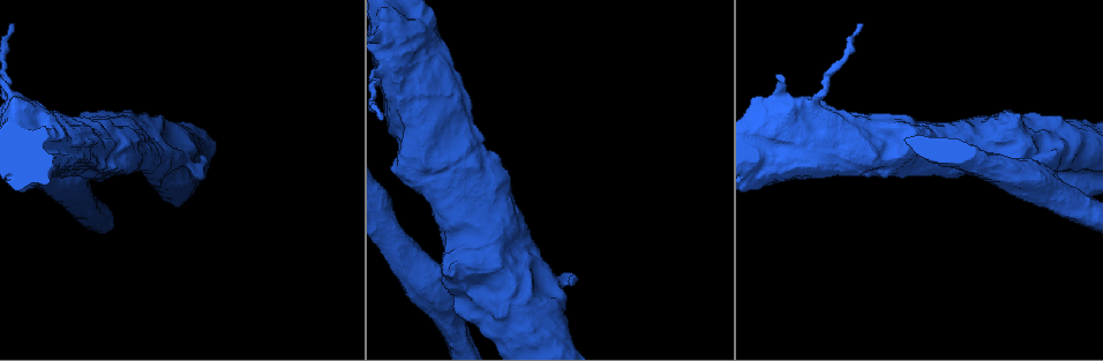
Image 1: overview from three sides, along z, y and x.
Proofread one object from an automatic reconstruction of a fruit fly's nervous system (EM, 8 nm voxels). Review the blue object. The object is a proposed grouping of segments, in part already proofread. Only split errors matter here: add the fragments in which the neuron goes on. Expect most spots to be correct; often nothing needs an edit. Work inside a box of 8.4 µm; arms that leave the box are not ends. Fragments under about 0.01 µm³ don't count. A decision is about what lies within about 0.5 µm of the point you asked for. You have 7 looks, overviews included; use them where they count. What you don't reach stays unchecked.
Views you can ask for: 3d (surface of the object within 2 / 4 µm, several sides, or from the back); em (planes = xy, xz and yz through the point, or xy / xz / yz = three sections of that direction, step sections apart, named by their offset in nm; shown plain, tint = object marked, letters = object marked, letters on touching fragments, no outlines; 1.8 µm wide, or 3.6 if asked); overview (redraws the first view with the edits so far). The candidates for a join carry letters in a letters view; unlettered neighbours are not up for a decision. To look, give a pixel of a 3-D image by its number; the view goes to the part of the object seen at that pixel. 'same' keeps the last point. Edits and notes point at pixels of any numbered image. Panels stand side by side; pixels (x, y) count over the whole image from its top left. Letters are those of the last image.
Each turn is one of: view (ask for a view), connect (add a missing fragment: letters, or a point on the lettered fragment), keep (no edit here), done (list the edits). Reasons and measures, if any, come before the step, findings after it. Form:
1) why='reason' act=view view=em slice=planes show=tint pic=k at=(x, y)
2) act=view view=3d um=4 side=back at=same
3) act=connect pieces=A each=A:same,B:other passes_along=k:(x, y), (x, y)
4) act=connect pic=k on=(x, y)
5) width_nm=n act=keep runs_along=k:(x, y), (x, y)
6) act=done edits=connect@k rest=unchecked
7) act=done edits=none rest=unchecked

why='thick turns thin' act=view view=em um=3.6 slice=planes show=tint pic=1 at=(779, 126)

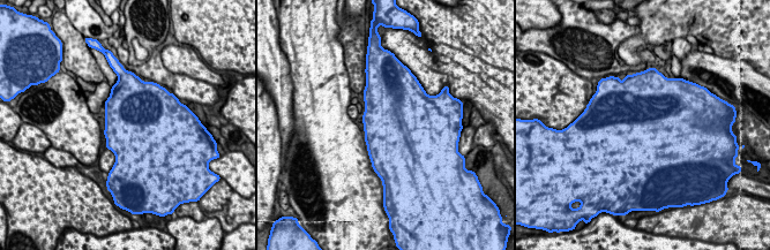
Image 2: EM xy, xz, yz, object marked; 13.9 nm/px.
act=view view=em um=3.6 slice=planes show=letters at=same

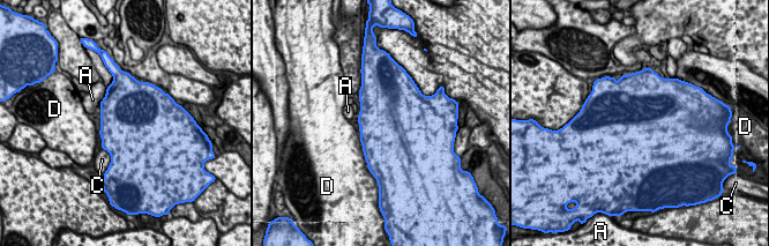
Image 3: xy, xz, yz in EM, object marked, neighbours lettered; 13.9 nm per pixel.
width_nm=950 act=keep each=A:other,C:other,D:other border=3:(359, 138), (363, 155), (367, 163) found='no lettered fragment goes on from it'

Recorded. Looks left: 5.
why='abrupt turn' act=view view=em um=3.6 slice=planes show=letters pic=1 at=(434, 279)

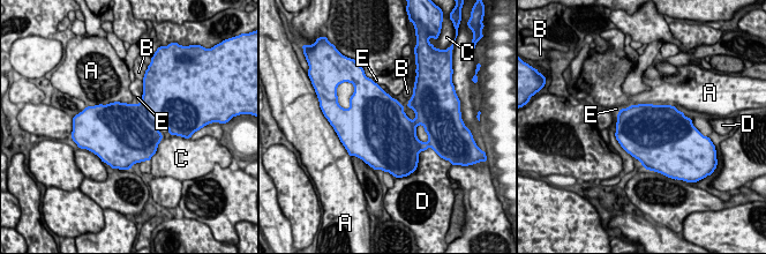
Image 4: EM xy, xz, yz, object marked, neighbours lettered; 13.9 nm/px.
width_nm=800 longest_contact=A:750nm act=keep each=A:other,B:other,C:other,D:other,E:other found='none of them fits'

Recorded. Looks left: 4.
why='stops while still wide' act=view view=em um=3.6 slice=yz step=16 show=letters pic=1 at=(169, 199)

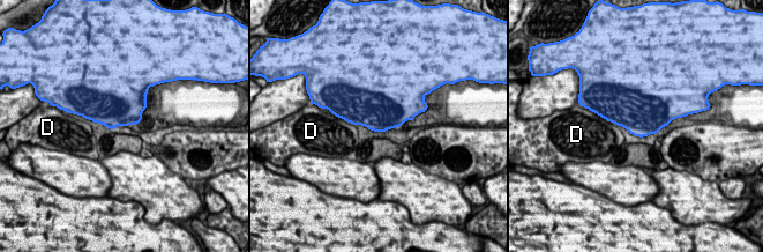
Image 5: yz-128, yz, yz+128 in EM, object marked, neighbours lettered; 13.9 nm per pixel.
longest_contact=D:300nm act=keep each=D:other border=5:(599, 116), (618, 125) found='no lettered fragment goes on from it'

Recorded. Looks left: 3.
act=done edits=none rest=unchecked

